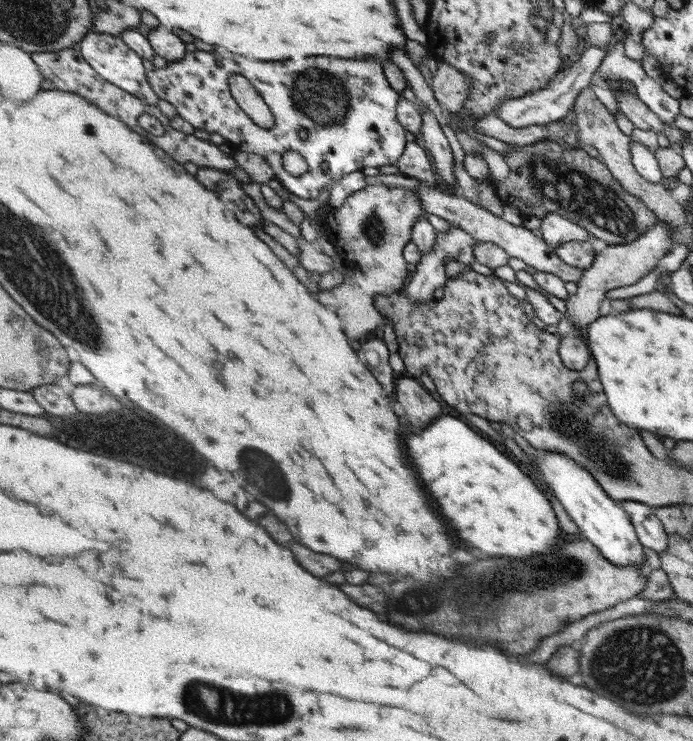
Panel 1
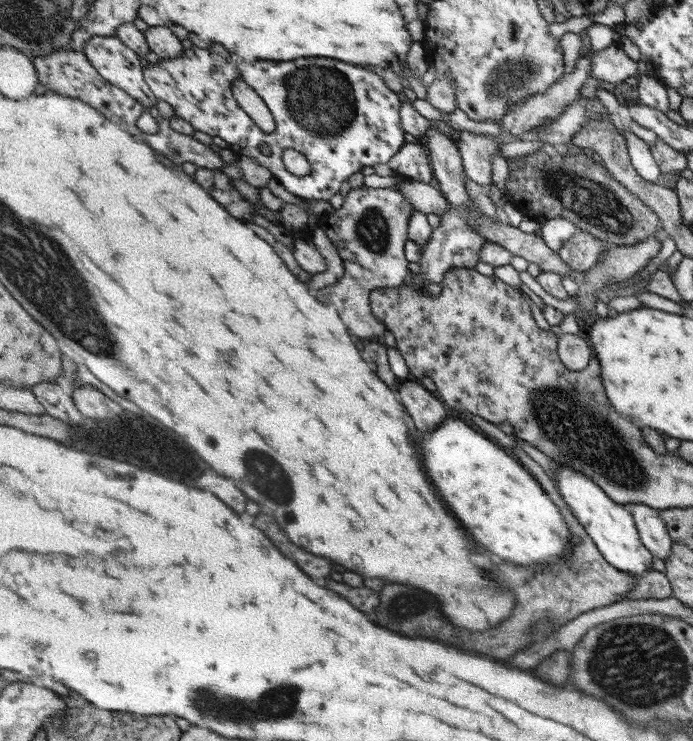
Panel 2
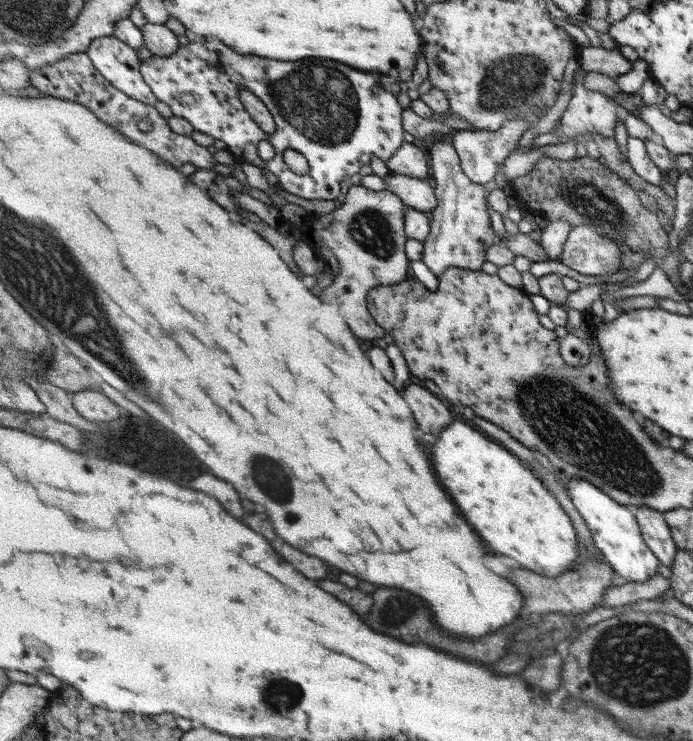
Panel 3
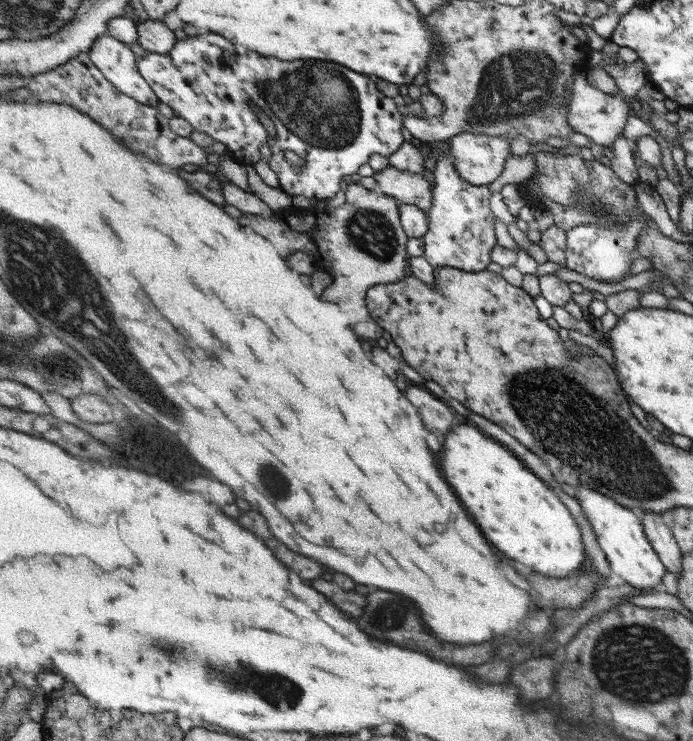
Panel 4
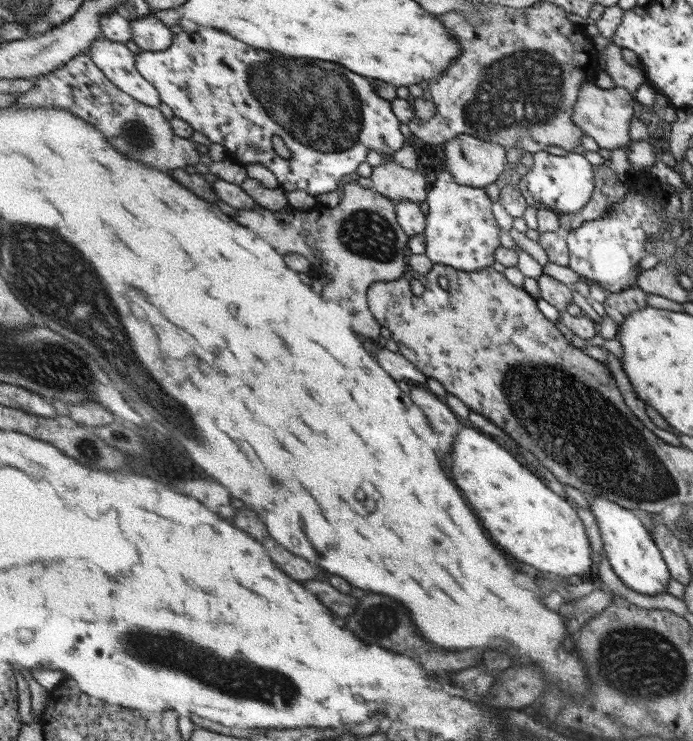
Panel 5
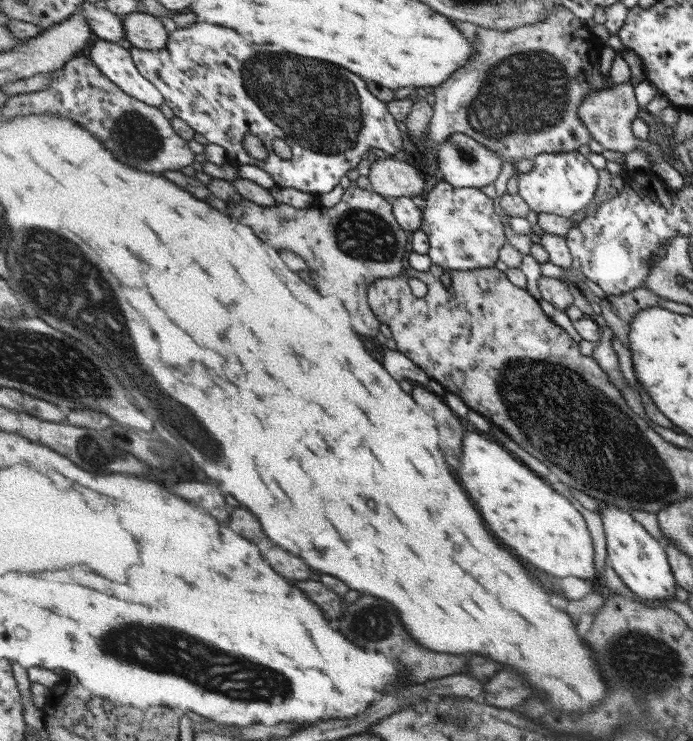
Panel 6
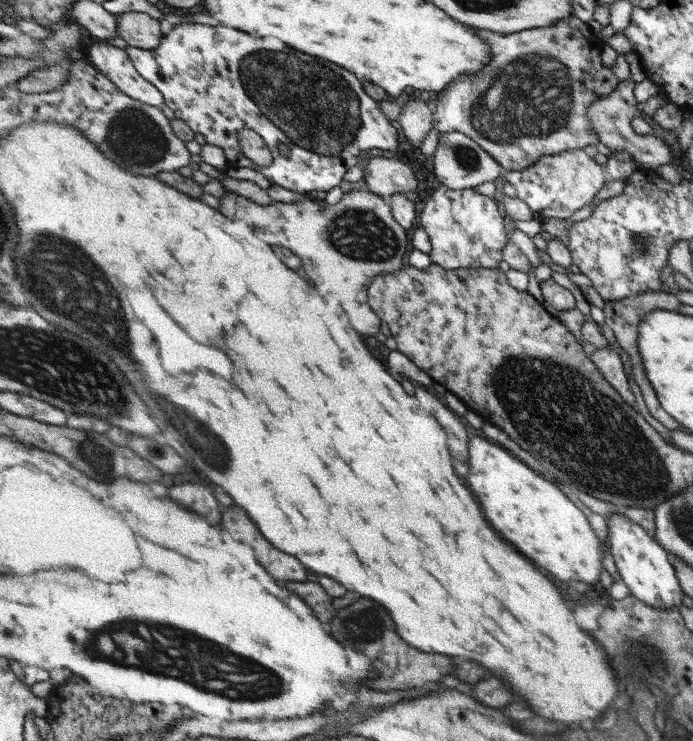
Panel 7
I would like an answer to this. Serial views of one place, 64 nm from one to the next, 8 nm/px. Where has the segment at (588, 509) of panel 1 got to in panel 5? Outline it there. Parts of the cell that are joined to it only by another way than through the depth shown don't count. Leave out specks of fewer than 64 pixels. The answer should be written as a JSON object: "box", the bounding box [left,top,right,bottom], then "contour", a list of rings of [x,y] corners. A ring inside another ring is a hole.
{"box":[587,496,671,598],"contour":[[[587,496],[587,502],[589,502],[591,514],[595,516],[597,526],[599,526],[599,534],[601,534],[601,542],[603,542],[603,550],[605,550],[603,556],[611,564],[611,570],[621,580],[621,584],[641,596],[655,598],[661,594],[669,594],[667,590],[669,590],[671,572],[669,572],[665,558],[661,556],[657,544],[653,542],[653,536],[647,534],[647,530],[639,522],[639,518],[635,518],[635,514],[631,514],[631,510],[611,504],[609,500],[603,500],[603,498]]]}

